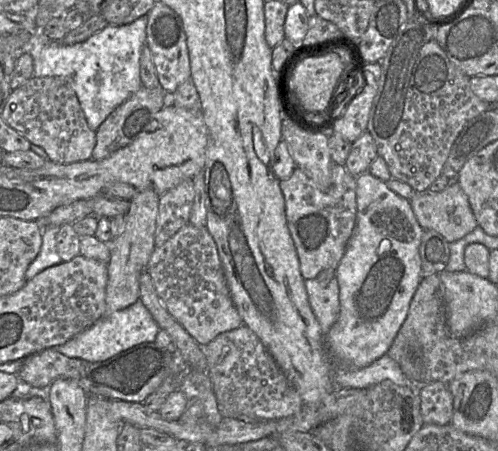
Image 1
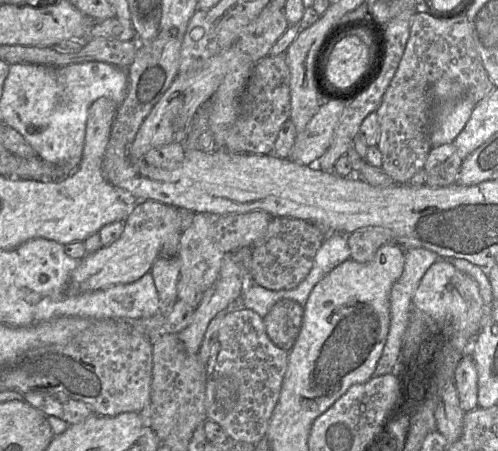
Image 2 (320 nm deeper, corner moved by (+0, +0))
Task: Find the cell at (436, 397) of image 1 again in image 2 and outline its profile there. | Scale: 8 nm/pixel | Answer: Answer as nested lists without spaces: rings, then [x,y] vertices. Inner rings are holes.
[[[470,355],[464,356],[455,370],[455,386],[465,413],[478,408],[478,375]]]

